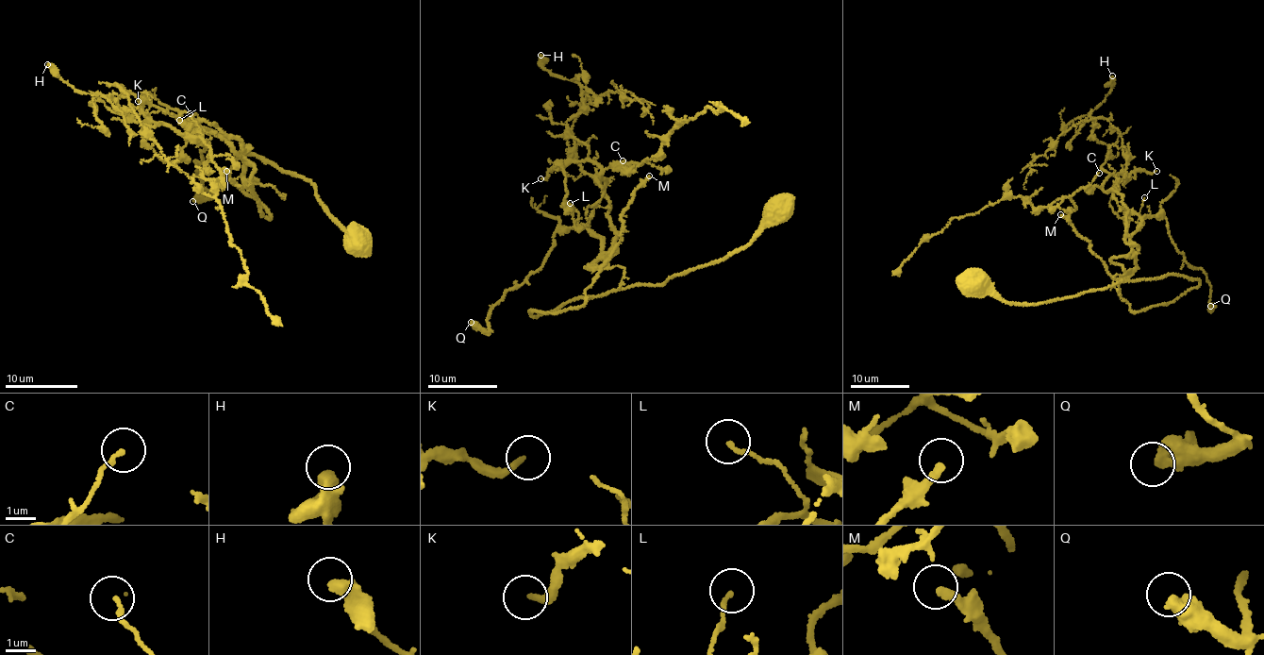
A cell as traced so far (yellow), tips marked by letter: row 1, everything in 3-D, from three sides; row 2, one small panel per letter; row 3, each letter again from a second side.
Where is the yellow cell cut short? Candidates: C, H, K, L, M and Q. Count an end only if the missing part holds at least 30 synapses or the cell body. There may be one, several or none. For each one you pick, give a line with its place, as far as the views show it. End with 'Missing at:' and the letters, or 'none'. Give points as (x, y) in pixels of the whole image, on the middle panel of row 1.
K: place (540, 178)
M: place (649, 176)
Missing at: K, M

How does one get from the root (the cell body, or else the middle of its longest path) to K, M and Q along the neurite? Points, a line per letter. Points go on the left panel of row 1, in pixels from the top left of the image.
K: (358, 243), (308, 180), (240, 154), (231, 180), (262, 215), (241, 140), (138, 101)
M: (358, 243), (308, 180), (238, 155), (231, 180), (269, 218), (253, 190), (226, 171)
Q: (358, 243), (308, 180), (240, 154), (231, 180), (262, 215), (245, 159), (191, 125), (212, 194), (192, 201)

